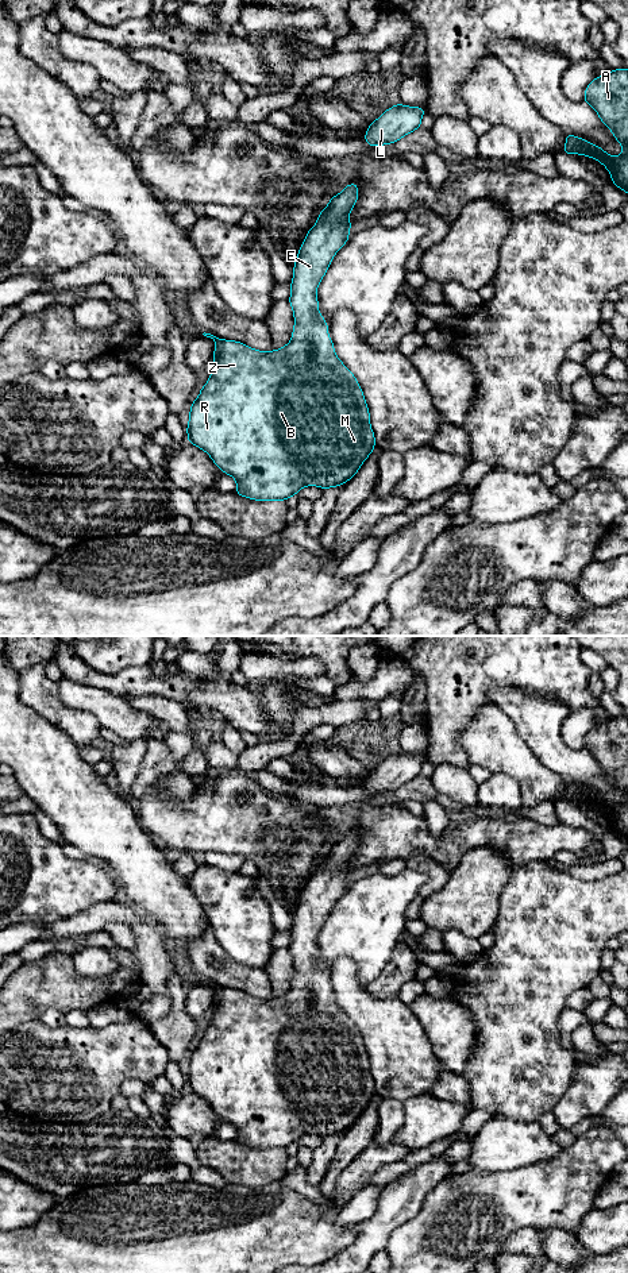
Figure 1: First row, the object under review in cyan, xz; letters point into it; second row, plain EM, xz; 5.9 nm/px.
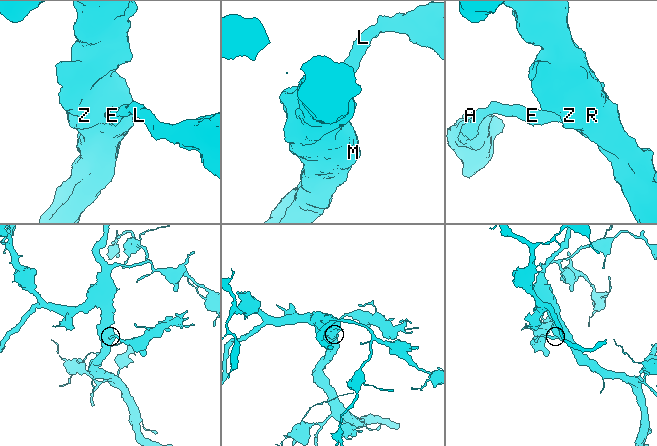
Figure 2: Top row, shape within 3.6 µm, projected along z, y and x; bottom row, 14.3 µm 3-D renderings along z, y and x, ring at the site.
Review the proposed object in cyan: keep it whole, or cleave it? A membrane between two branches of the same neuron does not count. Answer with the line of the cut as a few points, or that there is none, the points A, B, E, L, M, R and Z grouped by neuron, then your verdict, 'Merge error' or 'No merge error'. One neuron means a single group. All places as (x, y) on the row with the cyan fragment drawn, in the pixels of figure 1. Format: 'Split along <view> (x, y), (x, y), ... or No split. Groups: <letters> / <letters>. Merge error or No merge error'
No split. Groups: A B E L M R Z. No merge error

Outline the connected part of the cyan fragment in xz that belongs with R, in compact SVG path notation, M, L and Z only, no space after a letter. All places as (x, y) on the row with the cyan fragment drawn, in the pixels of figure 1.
M355 182L348 184L339 194L330 198L328 205L323 209L316 220L316 224L307 232L307 236L298 250L297 258L293 265L293 279L290 282L289 304L294 316L294 327L292 332L292 340L282 348L273 351L258 351L236 340L219 339L211 333L203 333L215 342L215 352L212 356L213 366L208 382L200 389L200 396L192 402L189 410L189 423L186 433L190 444L201 448L207 452L213 463L227 475L231 475L236 481L235 494L255 501L286 501L297 494L305 486L317 486L321 489L336 487L350 481L361 468L363 462L375 448L375 436L370 425L370 413L365 401L365 394L355 378L355 375L338 359L335 354L334 343L328 335L328 324L317 309L317 288L323 277L325 275L336 252L348 242L351 221L348 220L350 212L358 201L359 190Z

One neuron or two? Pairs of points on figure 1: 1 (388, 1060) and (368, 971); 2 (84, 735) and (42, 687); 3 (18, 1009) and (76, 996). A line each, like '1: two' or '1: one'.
1: one
2: one
3: one

